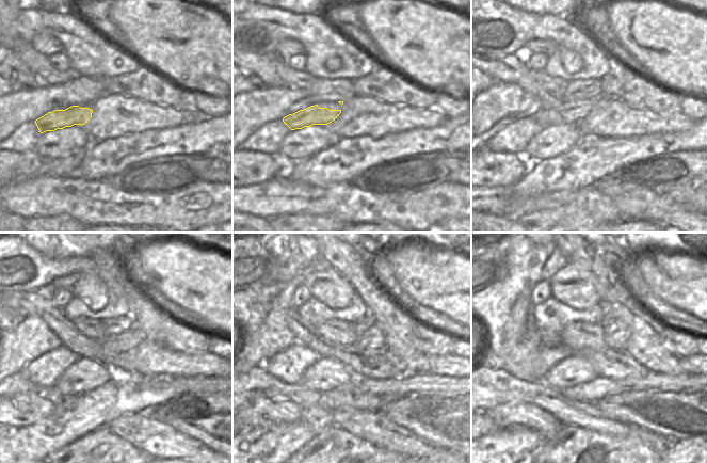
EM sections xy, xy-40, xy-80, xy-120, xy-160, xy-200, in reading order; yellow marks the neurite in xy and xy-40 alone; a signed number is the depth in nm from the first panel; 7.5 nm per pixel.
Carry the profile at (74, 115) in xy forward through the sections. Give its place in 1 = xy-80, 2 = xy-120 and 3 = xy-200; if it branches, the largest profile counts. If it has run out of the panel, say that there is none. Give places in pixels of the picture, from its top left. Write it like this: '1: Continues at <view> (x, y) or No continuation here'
1: Continues at xy-80 (559, 115)
2: Continues at xy-120 (132, 337)
3: Continues at xy-200 (615, 335).

